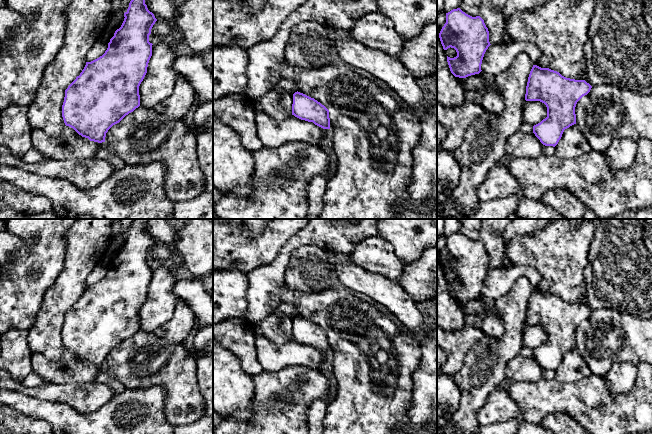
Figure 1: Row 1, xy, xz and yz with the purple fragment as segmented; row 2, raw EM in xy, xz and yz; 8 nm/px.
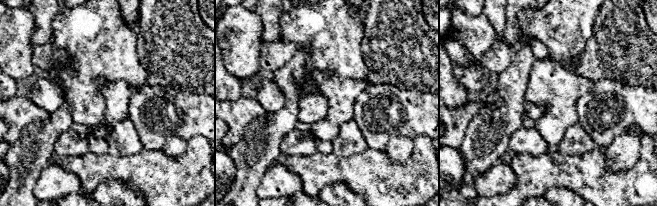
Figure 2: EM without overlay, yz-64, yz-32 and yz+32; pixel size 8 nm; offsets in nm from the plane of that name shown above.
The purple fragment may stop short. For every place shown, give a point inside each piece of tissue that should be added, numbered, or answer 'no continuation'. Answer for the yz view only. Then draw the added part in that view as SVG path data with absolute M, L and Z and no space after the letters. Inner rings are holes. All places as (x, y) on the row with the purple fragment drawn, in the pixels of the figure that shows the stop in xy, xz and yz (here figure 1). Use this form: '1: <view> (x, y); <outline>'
no continuation

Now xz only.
no continuation

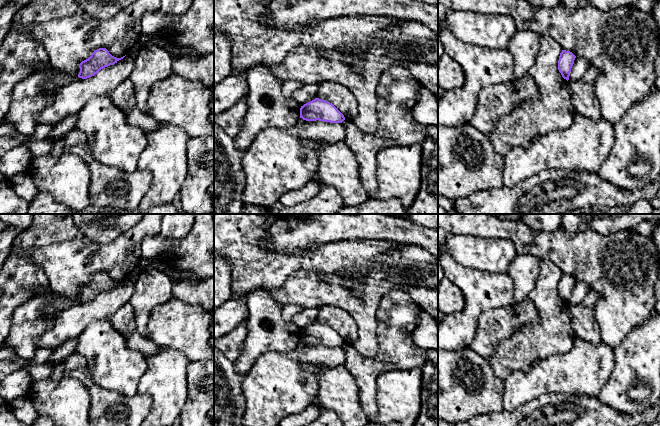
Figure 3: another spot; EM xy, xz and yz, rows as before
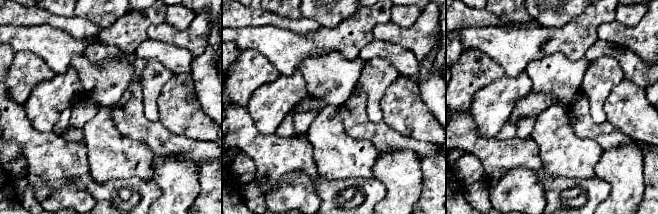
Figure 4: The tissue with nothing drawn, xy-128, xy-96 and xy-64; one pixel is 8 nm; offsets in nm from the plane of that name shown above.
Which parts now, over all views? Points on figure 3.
no continuation

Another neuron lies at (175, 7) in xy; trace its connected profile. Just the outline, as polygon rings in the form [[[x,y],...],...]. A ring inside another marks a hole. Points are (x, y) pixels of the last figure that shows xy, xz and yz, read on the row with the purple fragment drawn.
[[[161,0],[160,11],[172,15],[183,15],[192,3],[193,0]]]

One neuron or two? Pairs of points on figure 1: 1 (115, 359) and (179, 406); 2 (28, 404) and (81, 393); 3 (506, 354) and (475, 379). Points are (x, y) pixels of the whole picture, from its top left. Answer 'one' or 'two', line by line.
1: one
2: two
3: one

